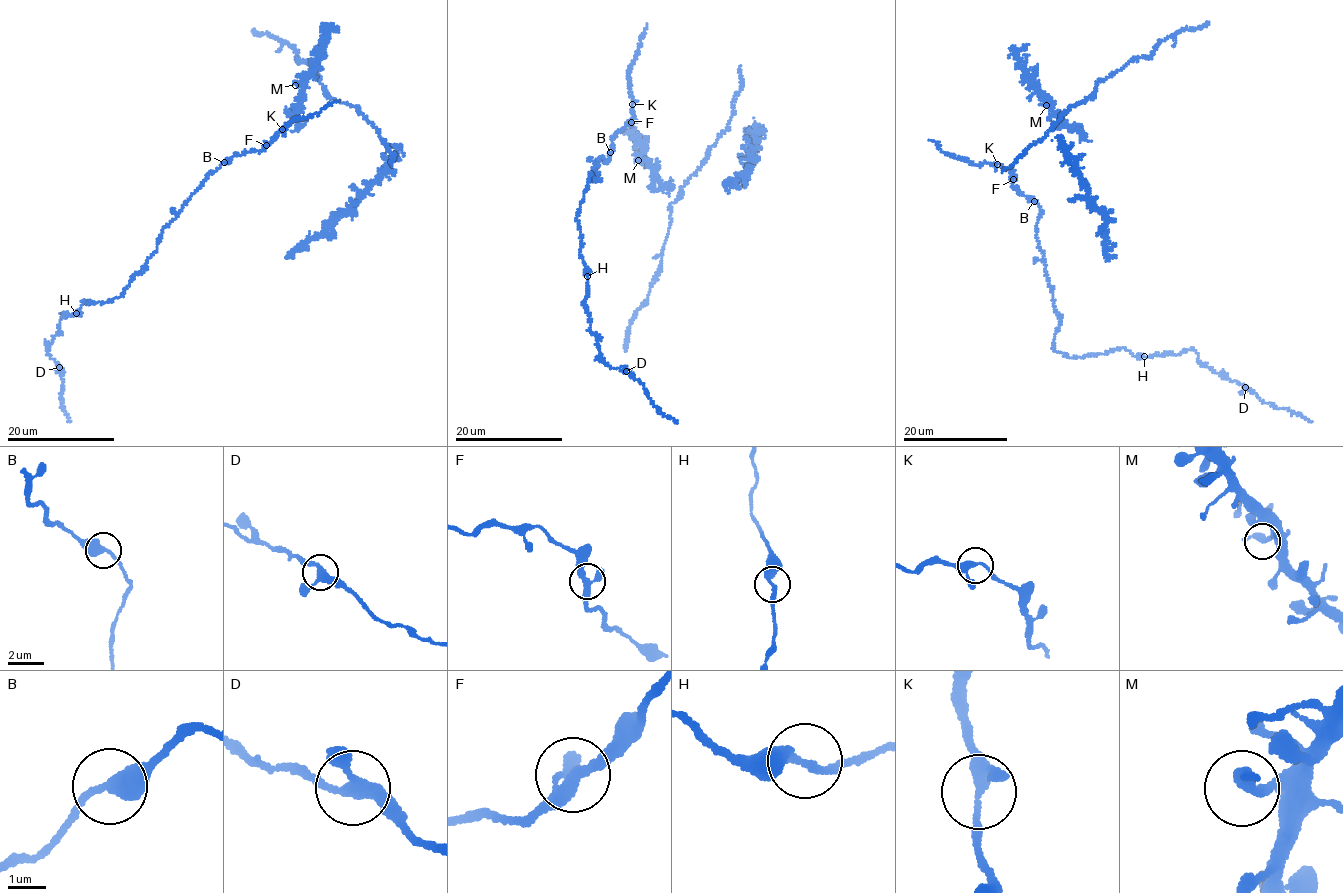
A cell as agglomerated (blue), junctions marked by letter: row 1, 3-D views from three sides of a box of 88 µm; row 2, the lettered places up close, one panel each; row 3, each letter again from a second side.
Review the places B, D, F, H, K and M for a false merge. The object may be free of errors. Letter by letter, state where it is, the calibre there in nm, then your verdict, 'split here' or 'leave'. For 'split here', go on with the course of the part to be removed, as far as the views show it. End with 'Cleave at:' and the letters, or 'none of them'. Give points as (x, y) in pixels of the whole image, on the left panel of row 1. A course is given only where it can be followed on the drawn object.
B: place (224, 162); calibre 360 nm; leave
D: place (59, 367); calibre 280 nm; leave
F: place (266, 145); calibre 280 nm; leave
H: place (76, 313); calibre 300 nm; leave
K: place (282, 129); calibre 240 nm; leave
M: place (295, 85); calibre 300 nm; leave
Cleave at: none of them

